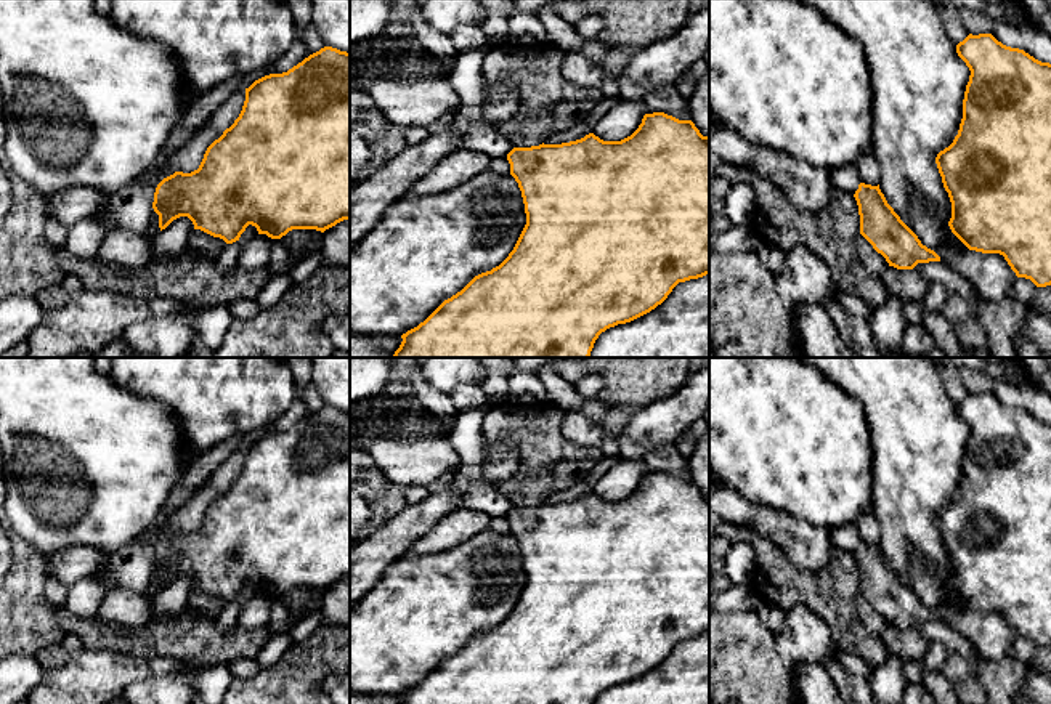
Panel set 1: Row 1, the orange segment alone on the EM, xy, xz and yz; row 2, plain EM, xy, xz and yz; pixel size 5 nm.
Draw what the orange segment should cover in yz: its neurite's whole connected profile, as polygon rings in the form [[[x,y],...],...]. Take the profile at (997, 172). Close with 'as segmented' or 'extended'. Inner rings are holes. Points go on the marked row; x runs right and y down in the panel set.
[[[969,34],[956,45],[958,56],[971,71],[963,99],[963,119],[953,143],[935,157],[939,173],[952,202],[952,233],[969,249],[1004,257],[1017,277],[1030,279],[1037,287],[1051,285],[1051,64],[1041,63],[1019,48],[998,42],[992,34]]]; as segmented

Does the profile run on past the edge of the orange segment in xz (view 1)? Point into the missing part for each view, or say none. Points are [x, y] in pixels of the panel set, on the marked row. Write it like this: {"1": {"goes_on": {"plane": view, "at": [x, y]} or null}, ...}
{"1": {"goes_on": null}}

